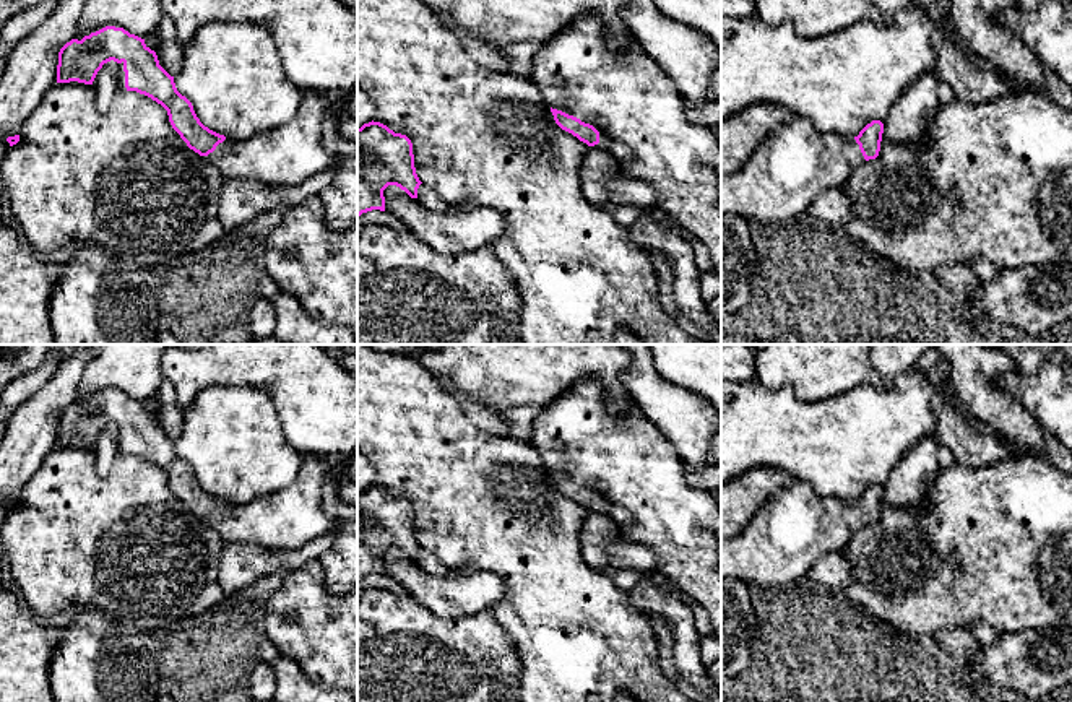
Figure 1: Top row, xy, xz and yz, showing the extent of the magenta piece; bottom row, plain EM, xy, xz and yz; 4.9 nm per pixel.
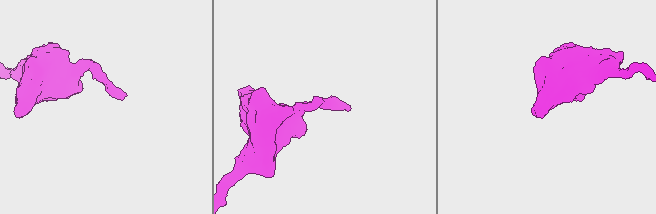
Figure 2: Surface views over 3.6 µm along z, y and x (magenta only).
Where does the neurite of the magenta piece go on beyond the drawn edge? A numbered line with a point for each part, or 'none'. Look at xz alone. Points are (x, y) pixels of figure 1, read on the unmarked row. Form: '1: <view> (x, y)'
1: xz (640, 480)

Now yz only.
1: yz (780, 545)

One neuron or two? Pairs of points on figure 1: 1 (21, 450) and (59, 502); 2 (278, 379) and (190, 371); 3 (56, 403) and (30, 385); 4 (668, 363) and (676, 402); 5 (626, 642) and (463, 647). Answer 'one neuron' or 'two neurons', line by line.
1: two neurons
2: one neuron
3: two neurons
4: two neurons
5: two neurons

